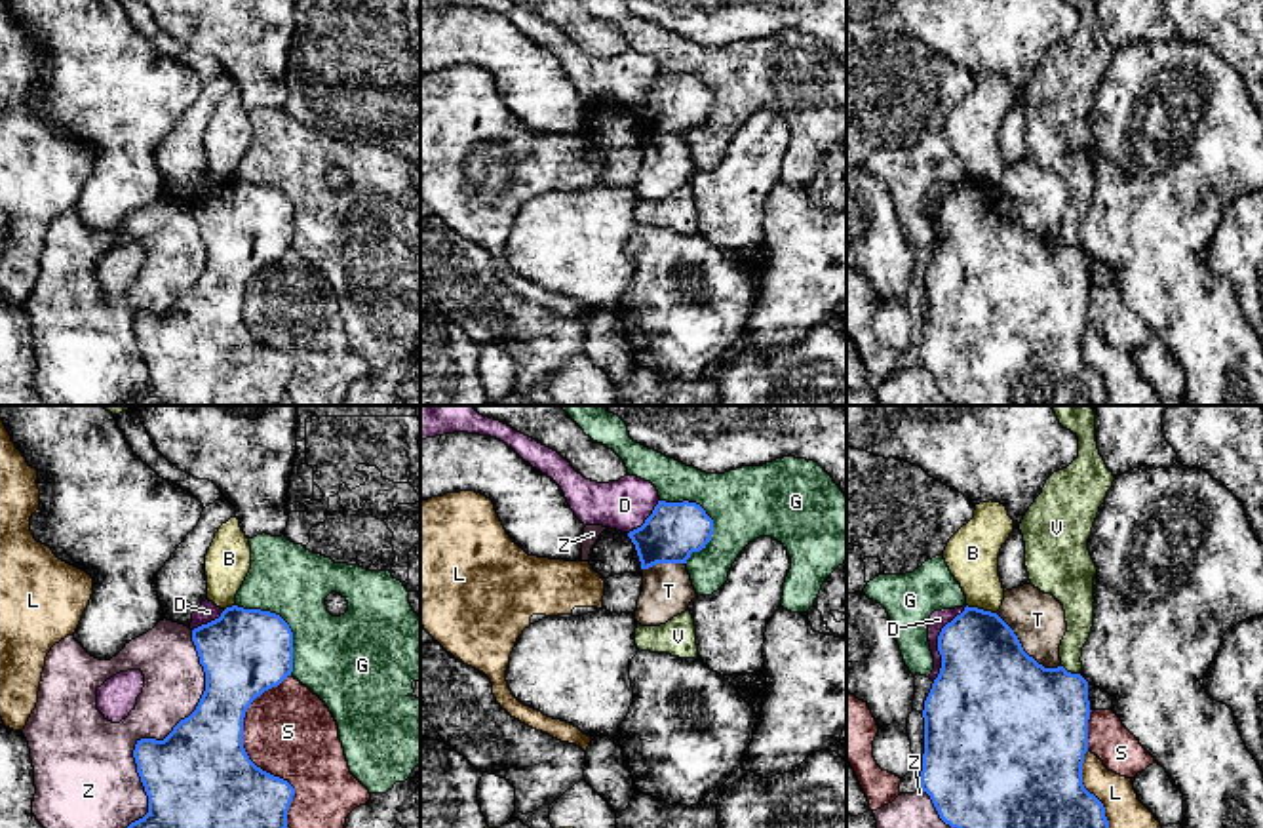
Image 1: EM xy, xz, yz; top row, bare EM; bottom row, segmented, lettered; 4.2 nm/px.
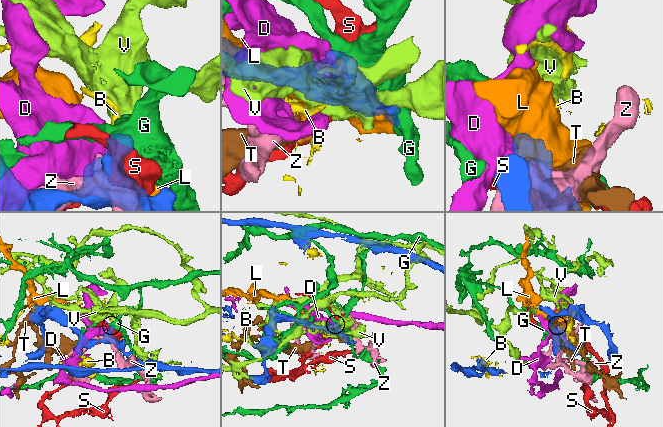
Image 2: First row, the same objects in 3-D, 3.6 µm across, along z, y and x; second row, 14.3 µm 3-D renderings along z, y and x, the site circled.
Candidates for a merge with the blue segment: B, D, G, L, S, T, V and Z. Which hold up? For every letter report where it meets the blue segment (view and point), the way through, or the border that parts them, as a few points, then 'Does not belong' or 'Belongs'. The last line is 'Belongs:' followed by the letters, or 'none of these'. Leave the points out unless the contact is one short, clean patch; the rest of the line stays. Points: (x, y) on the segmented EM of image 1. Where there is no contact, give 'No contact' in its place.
B: Touches blue at yz (982, 610). Boundary: yz (967, 604), (995, 613). Does not belong
D: Touches blue at yz (938, 642). Boundary: yz (967, 606), (938, 636), (940, 672), (932, 680). Does not belong
G: Touches blue at xz (710, 518). Does not belong
L: Touches blue at yz (1085, 788). Does not belong
S: Touches blue at xy (246, 752). Does not belong
T: Touches blue at yz (1022, 650). Does not belong
V: Touches blue at yz (1069, 672). Does not belong
Z: Touches blue at xy (160, 741). Does not belong
Belongs: none of these

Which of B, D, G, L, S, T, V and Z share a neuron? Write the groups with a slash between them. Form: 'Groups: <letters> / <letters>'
Groups: B / D / G / L / S / T / V / Z

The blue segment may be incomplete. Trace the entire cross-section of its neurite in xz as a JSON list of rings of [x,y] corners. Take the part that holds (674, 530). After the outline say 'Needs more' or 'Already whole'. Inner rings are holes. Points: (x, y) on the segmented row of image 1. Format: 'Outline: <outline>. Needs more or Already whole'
Outline: [[[658,501],[645,523],[628,533],[635,544],[641,569],[656,563],[687,563],[711,541],[713,520],[696,503]]]. Already whole

